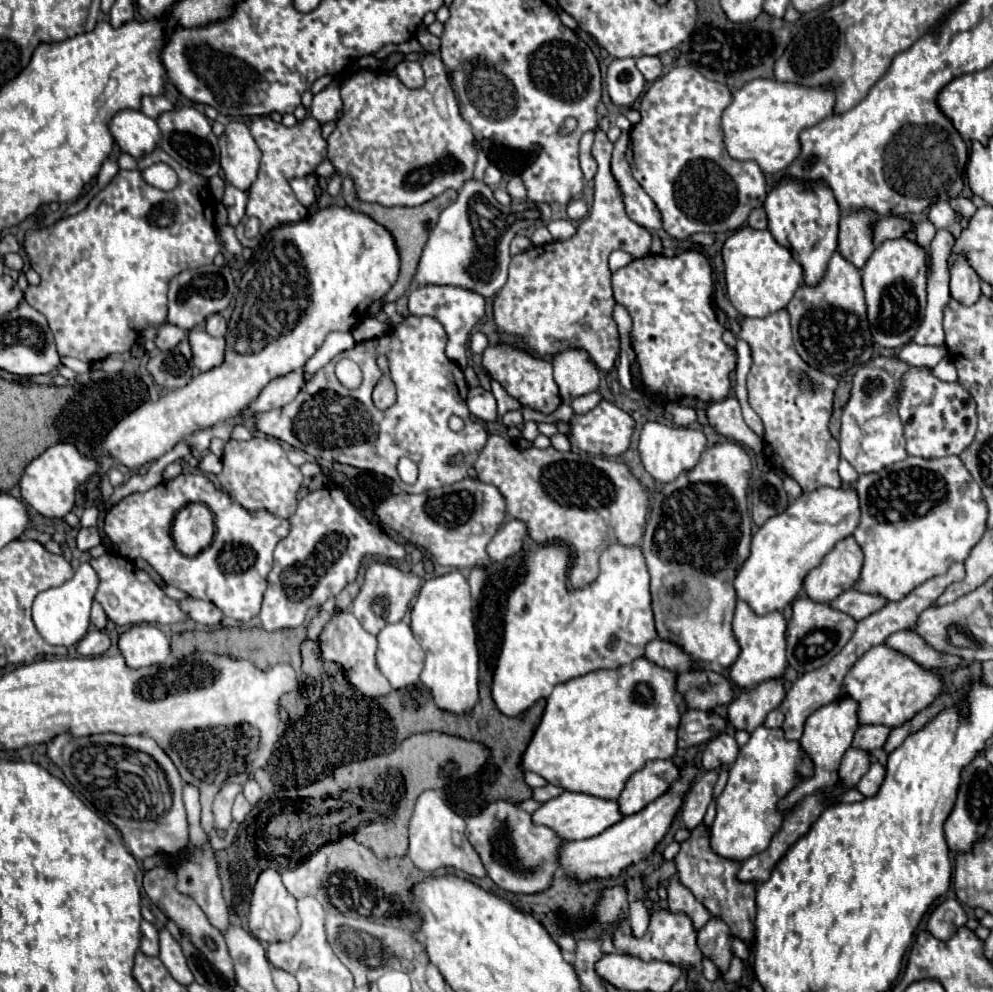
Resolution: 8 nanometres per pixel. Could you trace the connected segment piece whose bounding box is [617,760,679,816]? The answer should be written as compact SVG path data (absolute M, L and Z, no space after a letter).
M671 760L647 762L643 766L643 770L635 772L627 780L627 784L617 800L619 812L623 816L637 814L641 808L645 808L647 804L657 800L661 794L665 794L677 778L679 778L679 768Z

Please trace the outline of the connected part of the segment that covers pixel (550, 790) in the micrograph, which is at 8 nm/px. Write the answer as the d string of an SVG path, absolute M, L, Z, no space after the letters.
M547 784L547 786L543 786L543 788L535 788L535 790L533 790L533 800L537 800L537 802L547 802L547 800L551 800L551 798L557 798L561 792L563 792L563 790L561 790L559 786Z

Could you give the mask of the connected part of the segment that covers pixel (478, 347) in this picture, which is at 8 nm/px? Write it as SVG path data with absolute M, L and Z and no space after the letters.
M475 332L475 334L471 336L469 350L471 350L473 354L481 354L485 348L487 348L487 338L485 338L485 334L481 334L481 332Z

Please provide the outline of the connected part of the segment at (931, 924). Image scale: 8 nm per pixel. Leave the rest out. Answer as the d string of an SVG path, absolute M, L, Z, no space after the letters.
M947 898L929 916L927 930L939 940L949 940L949 936L953 936L953 932L965 926L965 922L967 922L967 914L963 906L959 904L959 900Z

